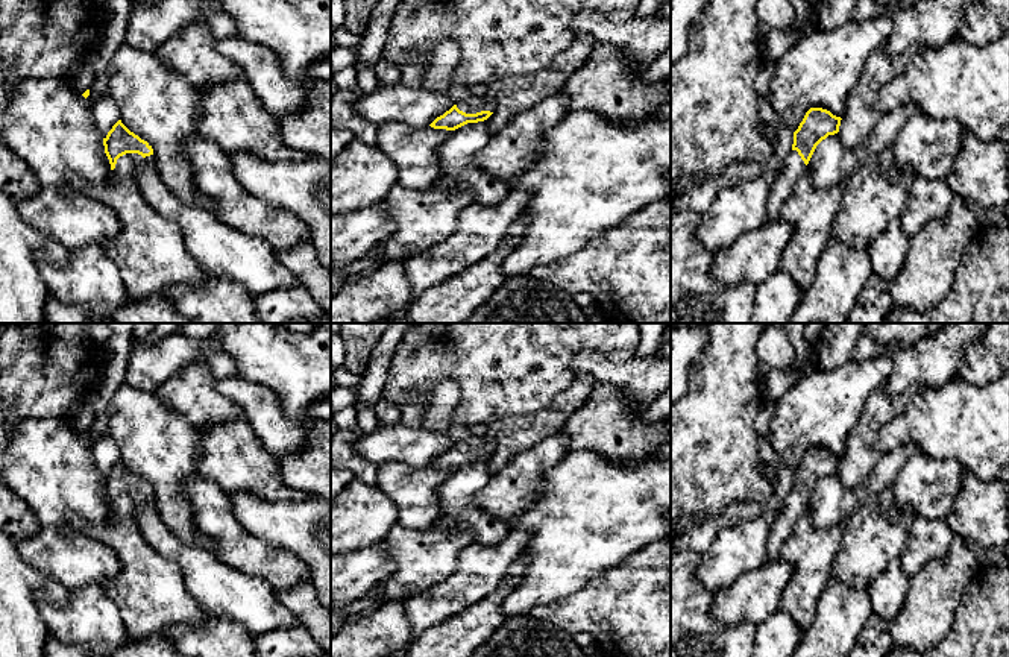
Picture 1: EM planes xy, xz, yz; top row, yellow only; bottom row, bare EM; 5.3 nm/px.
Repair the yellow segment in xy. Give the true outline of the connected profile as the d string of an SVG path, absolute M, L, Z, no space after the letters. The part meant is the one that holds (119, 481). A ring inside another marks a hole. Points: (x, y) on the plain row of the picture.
M118 460L103 478L103 486L112 510L112 522L123 519L134 520L140 505L155 505L152 486L130 472L121 460Z

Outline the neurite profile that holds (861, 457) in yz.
M880 385L871 393L859 423L847 439L845 455L841 460L838 476L847 489L859 487L874 472L883 457L875 448L879 431L903 413L916 390L919 388L892 396Z

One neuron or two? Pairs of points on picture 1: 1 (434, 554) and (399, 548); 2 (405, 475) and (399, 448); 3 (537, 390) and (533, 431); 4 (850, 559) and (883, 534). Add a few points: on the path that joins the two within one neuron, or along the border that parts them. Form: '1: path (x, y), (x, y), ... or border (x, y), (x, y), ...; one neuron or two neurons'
1: path (425, 554), (418, 554), (408, 548); one neuron
2: border (428, 465), (378, 466); two neurons
3: border (565, 390), (545, 407), (530, 414), (501, 419); two neurons
4: path (858, 557), (876, 539); one neuron

